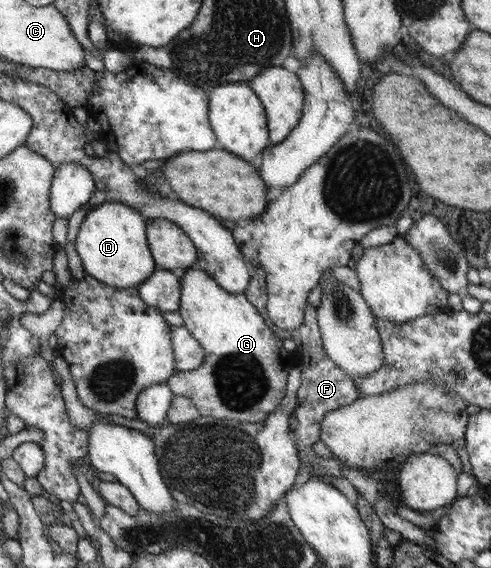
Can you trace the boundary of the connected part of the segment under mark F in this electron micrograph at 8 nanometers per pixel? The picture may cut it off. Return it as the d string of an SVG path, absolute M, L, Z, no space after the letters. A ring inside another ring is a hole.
M307 306L305 321L298 329L288 331L276 327L275 332L283 338L294 339L297 344L296 351L302 353L299 365L302 369L301 384L297 391L298 406L294 410L294 415L298 419L298 428L292 434L295 436L296 443L300 445L303 460L318 466L316 469L324 475L322 479L328 483L331 483L332 477L346 477L345 470L351 468L345 462L342 463L334 457L320 458L312 451L311 445L320 439L321 423L326 414L357 402L359 395L356 392L354 380L342 368L339 368L325 351L321 330L317 324L317 307Z

